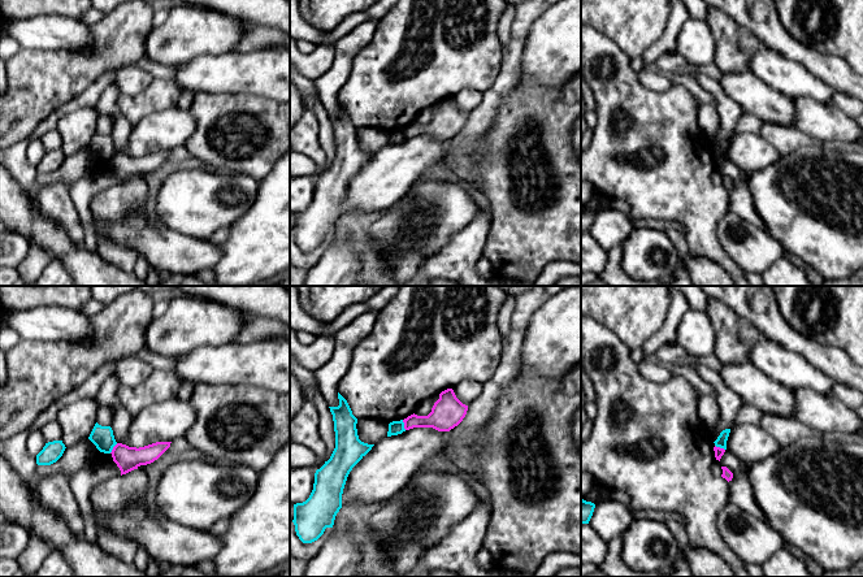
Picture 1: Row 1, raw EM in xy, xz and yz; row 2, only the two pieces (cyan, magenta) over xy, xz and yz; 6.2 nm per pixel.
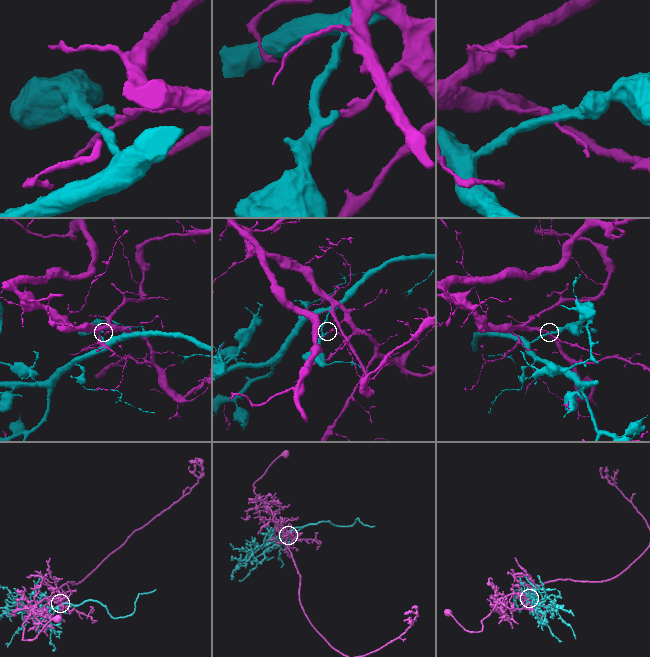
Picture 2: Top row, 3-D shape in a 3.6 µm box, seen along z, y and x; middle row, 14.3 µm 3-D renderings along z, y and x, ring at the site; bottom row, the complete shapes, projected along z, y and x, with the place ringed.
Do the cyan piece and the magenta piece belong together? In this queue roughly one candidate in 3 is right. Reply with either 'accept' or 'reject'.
reject

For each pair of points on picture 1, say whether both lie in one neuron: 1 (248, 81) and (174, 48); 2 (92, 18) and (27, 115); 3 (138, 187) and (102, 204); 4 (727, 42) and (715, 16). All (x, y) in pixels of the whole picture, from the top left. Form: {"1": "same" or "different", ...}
{"1": "same", "2": "different", "3": "same", "4": "same"}

